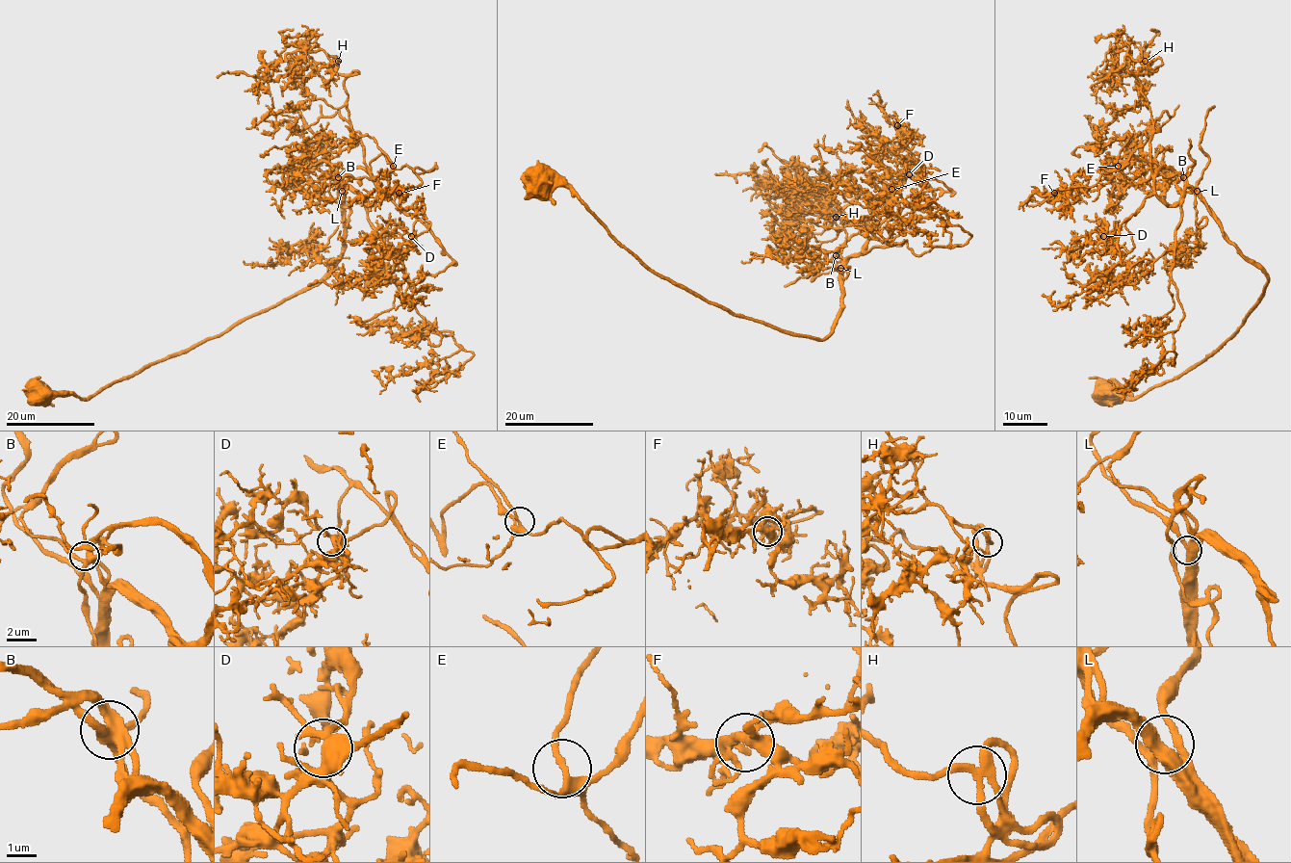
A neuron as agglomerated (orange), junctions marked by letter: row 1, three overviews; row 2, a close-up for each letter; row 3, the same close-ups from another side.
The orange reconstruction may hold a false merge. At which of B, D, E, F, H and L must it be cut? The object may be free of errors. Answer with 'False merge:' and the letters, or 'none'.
False merge: none

